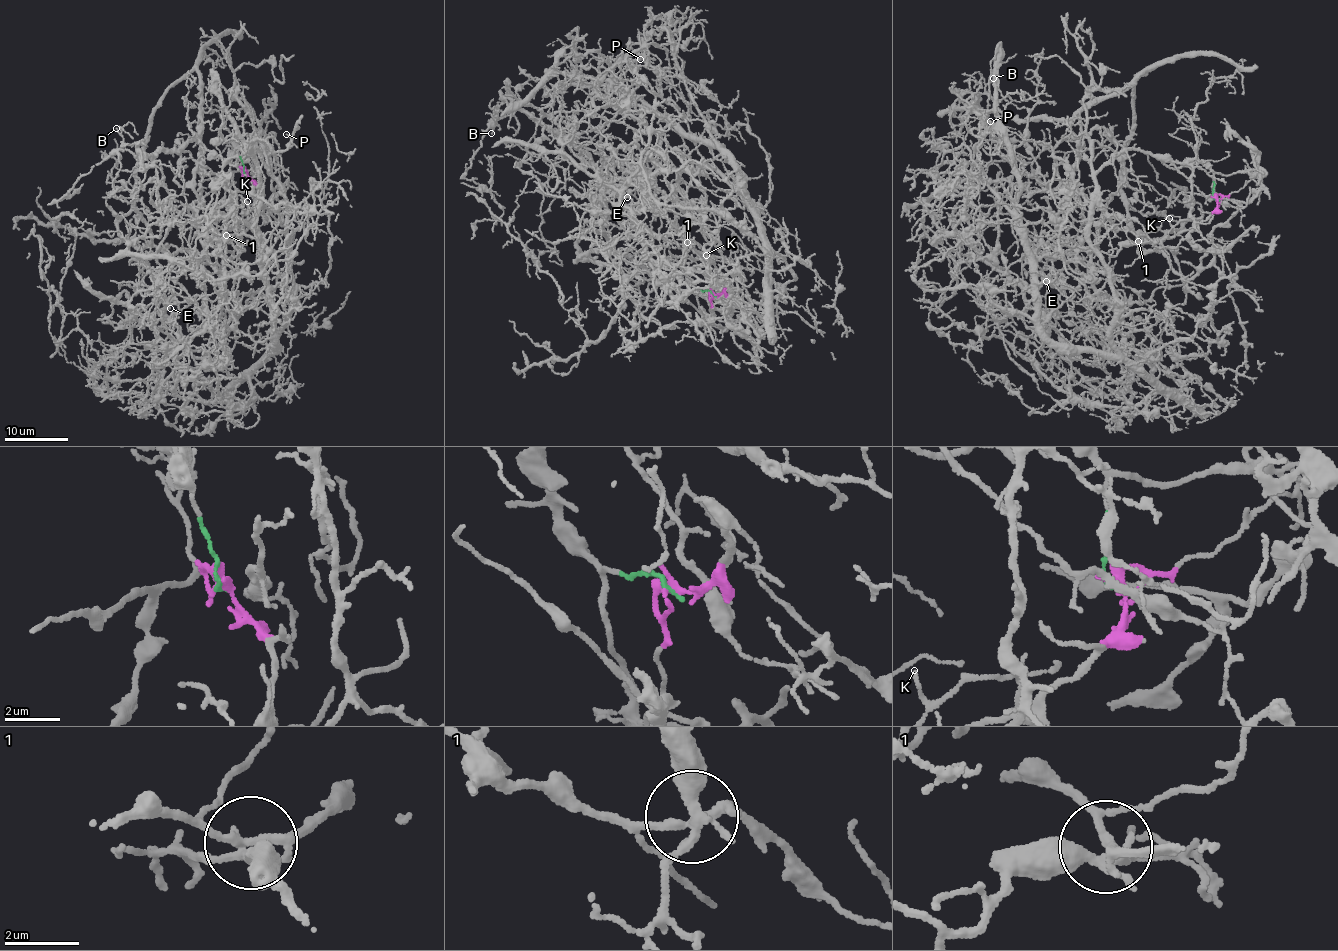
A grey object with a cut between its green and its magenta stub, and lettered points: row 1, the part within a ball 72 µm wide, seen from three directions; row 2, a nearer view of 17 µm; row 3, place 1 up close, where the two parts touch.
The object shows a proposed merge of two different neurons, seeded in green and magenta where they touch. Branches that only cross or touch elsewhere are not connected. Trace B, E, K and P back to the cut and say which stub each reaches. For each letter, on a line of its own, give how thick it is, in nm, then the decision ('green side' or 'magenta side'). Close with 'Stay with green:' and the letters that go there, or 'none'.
B: calibre 130 nm; magenta side
E: calibre 130 nm; magenta side
K: calibre 120 nm; magenta side
P: calibre 100 nm; green side
Stay with green: P

